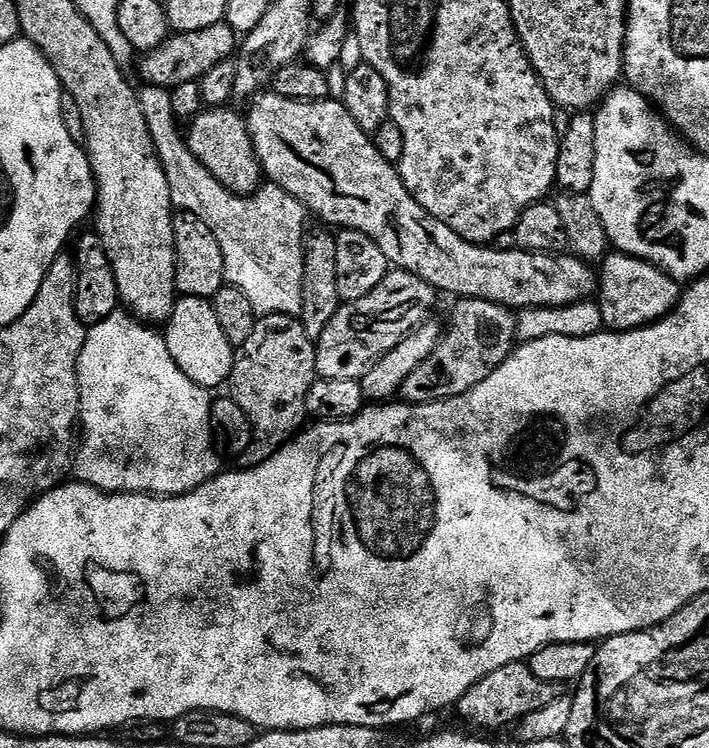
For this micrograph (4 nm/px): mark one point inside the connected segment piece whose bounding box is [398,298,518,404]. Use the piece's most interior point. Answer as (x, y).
(482, 335)

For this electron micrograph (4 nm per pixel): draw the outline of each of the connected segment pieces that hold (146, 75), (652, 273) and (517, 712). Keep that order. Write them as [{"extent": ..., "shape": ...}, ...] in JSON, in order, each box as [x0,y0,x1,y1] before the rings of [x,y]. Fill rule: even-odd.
[{"extent":[140,22,238,90],"shape":[[[223,22],[214,26],[206,26],[206,30],[194,30],[193,32],[177,32],[169,35],[164,44],[160,44],[153,52],[147,53],[140,64],[140,76],[145,85],[154,88],[167,88],[169,90],[183,83],[199,81],[214,66],[218,66],[224,60],[233,59],[238,48],[238,36],[230,25]]]},{"extent":[598,254,681,332],"shape":[[[609,254],[599,265],[598,303],[605,329],[633,332],[635,328],[646,328],[669,316],[679,304],[681,295],[681,285],[674,277],[667,276],[661,268],[647,264],[645,260],[639,260],[636,256]]]},{"extent":[454,663,558,732],"shape":[[[527,663],[502,666],[502,670],[494,670],[494,674],[486,674],[454,706],[457,712],[468,724],[476,728],[485,728],[488,732],[496,732],[499,728],[511,729],[519,724],[522,718],[528,714],[534,714],[534,710],[542,710],[542,706],[550,706],[558,694],[557,685],[542,682],[540,678],[534,678]]]}]

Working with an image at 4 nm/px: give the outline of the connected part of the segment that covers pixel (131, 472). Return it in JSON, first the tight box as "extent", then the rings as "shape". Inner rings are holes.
{"extent":[74,310,222,496],"shape":[[[117,310],[114,314],[110,314],[110,318],[91,325],[88,328],[86,342],[82,346],[82,354],[78,358],[76,373],[80,387],[79,423],[82,425],[82,436],[84,432],[84,441],[81,444],[79,441],[74,452],[75,479],[79,483],[101,488],[103,492],[142,492],[149,496],[184,496],[188,492],[193,492],[198,486],[205,484],[206,481],[211,480],[221,471],[222,465],[220,465],[219,458],[216,457],[218,452],[214,447],[213,393],[209,389],[196,385],[179,369],[178,363],[171,357],[170,350],[167,348],[165,337],[155,327],[137,320],[135,316],[124,310]]]}

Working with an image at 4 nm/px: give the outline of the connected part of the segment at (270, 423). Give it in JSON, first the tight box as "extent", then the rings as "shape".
{"extent":[230,316,317,469],"shape":[[[260,316],[254,326],[254,334],[250,334],[250,338],[246,338],[246,342],[239,345],[235,349],[235,360],[233,362],[232,376],[230,379],[230,395],[233,400],[238,402],[238,406],[242,406],[242,410],[246,414],[246,418],[252,427],[252,443],[248,444],[239,453],[241,469],[256,468],[262,462],[266,462],[279,448],[283,448],[289,440],[293,439],[305,427],[304,420],[309,419],[308,411],[306,410],[306,394],[310,394],[310,386],[317,380],[316,375],[316,346],[313,340],[306,334],[306,330],[302,326],[302,322],[295,316]]]}

